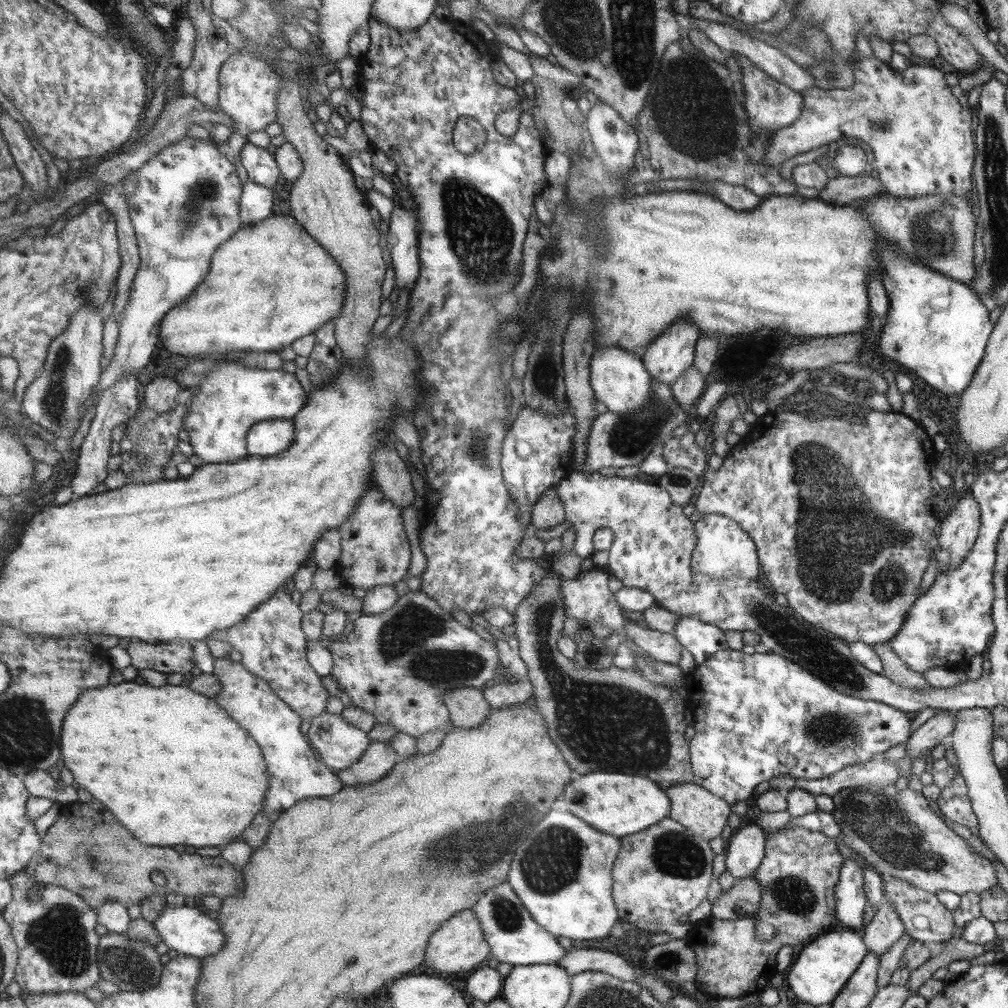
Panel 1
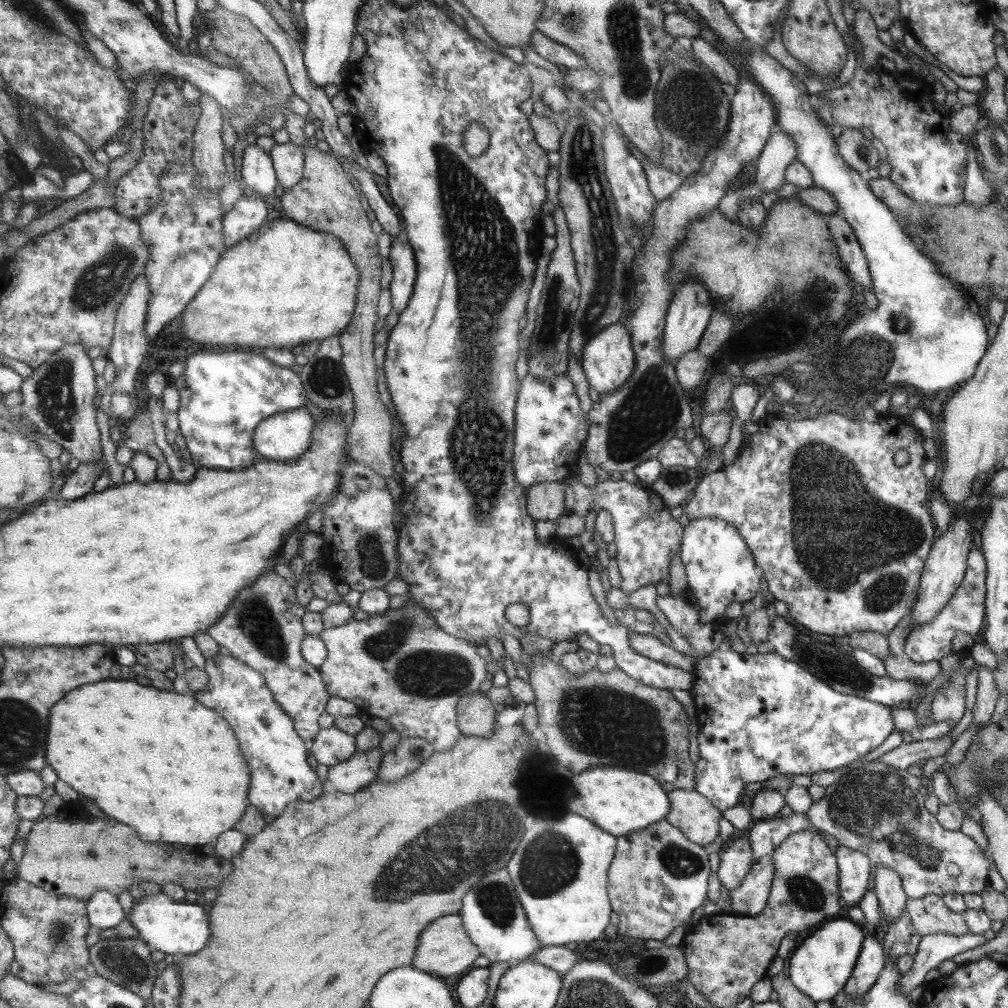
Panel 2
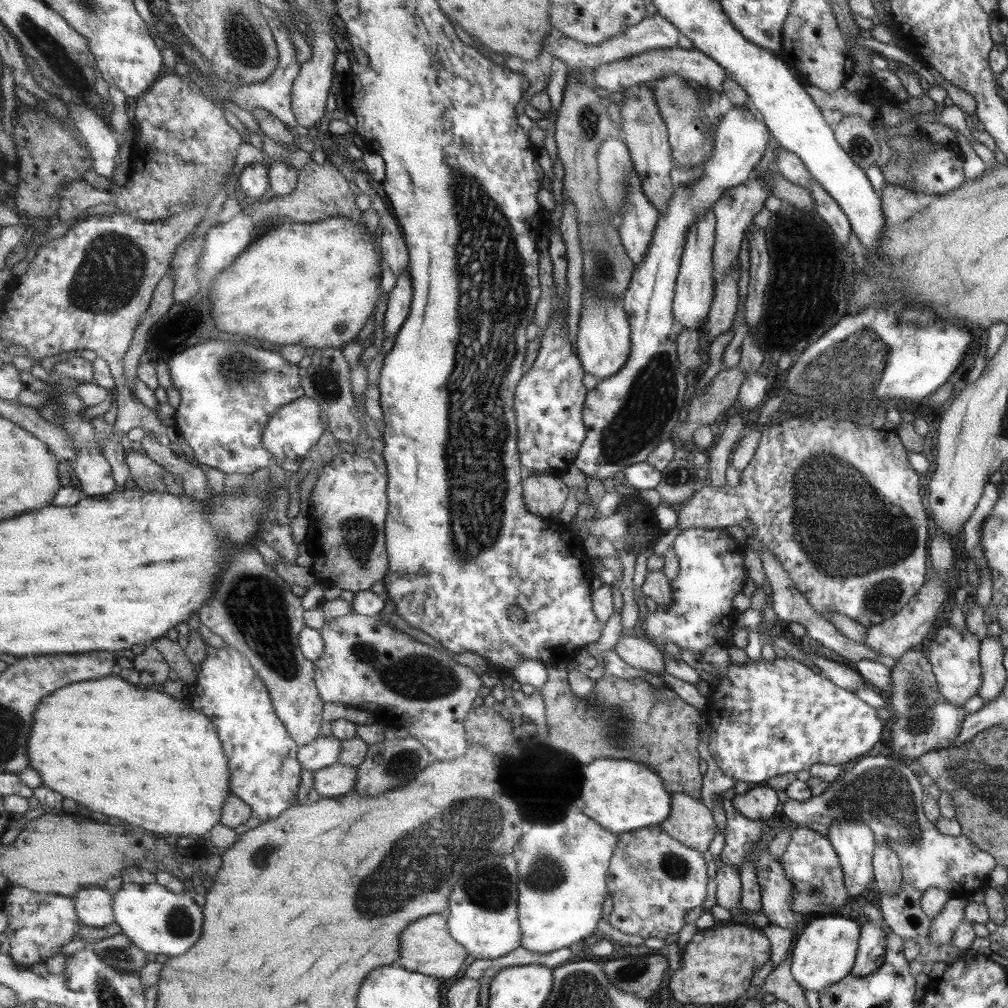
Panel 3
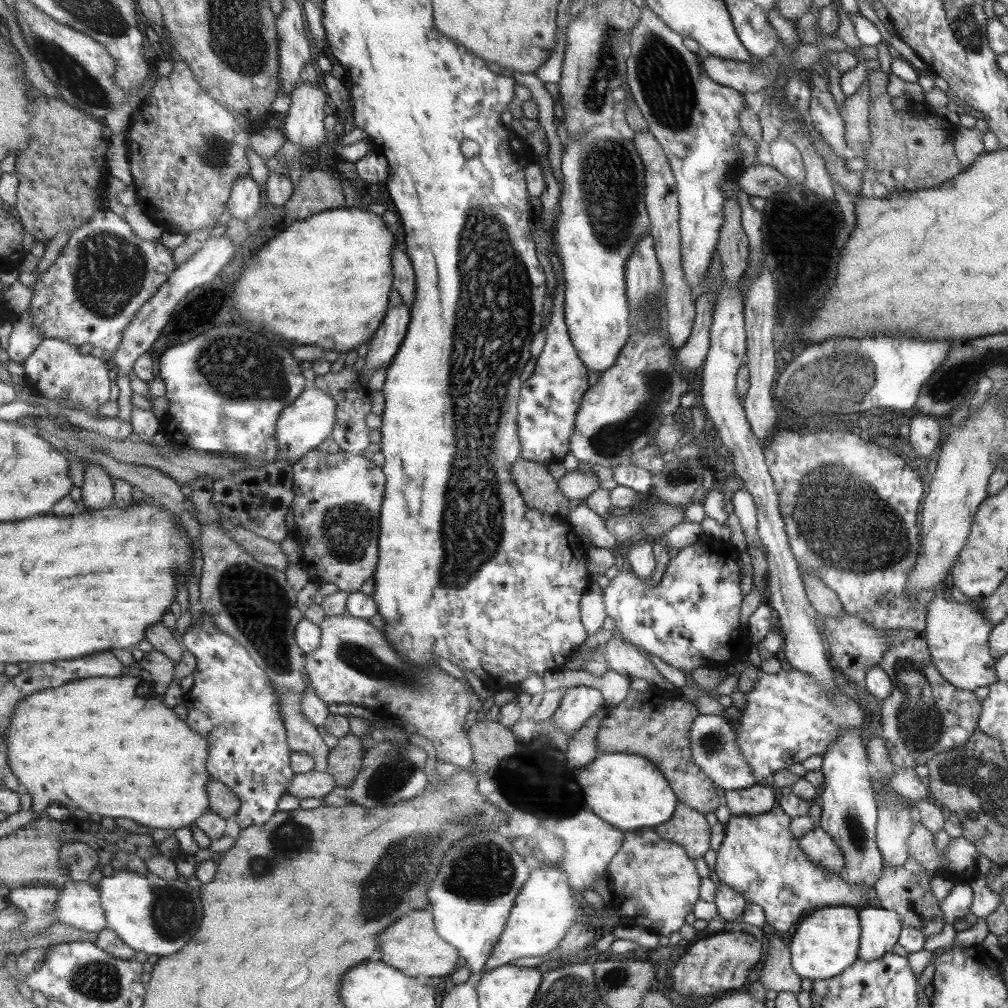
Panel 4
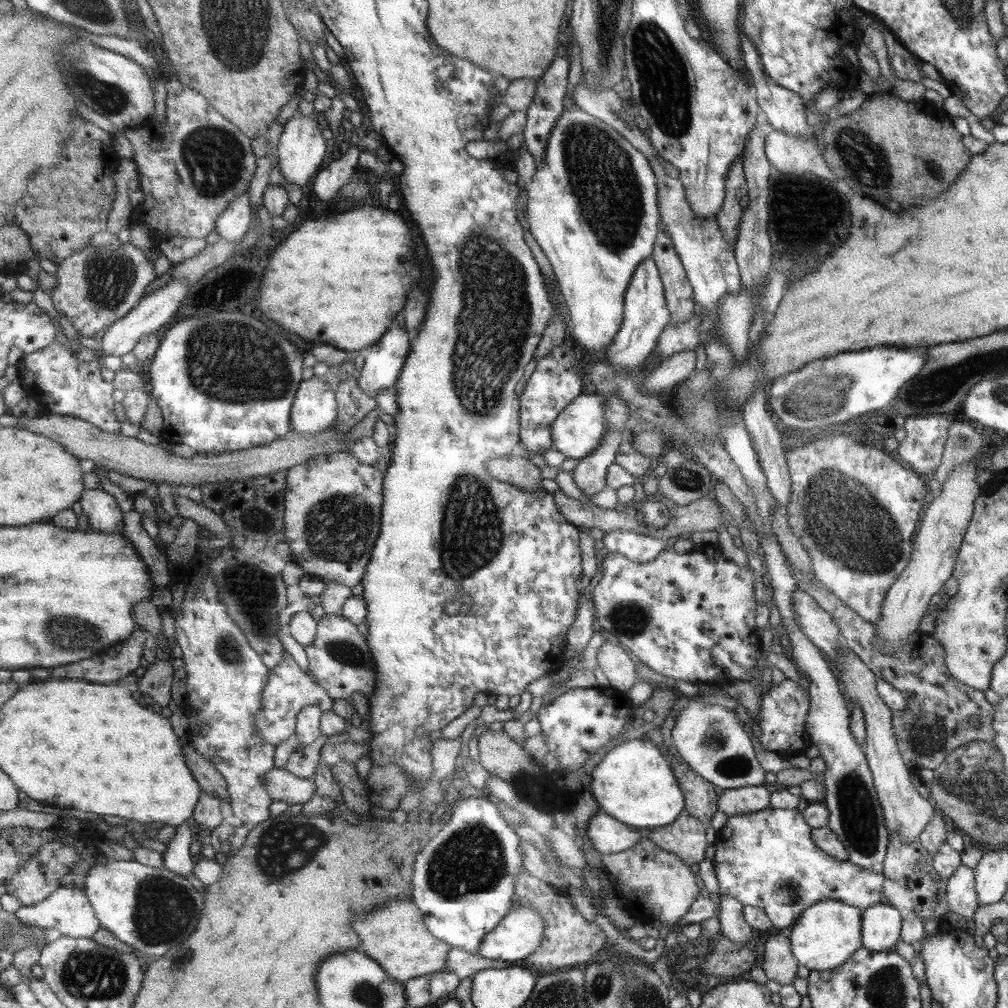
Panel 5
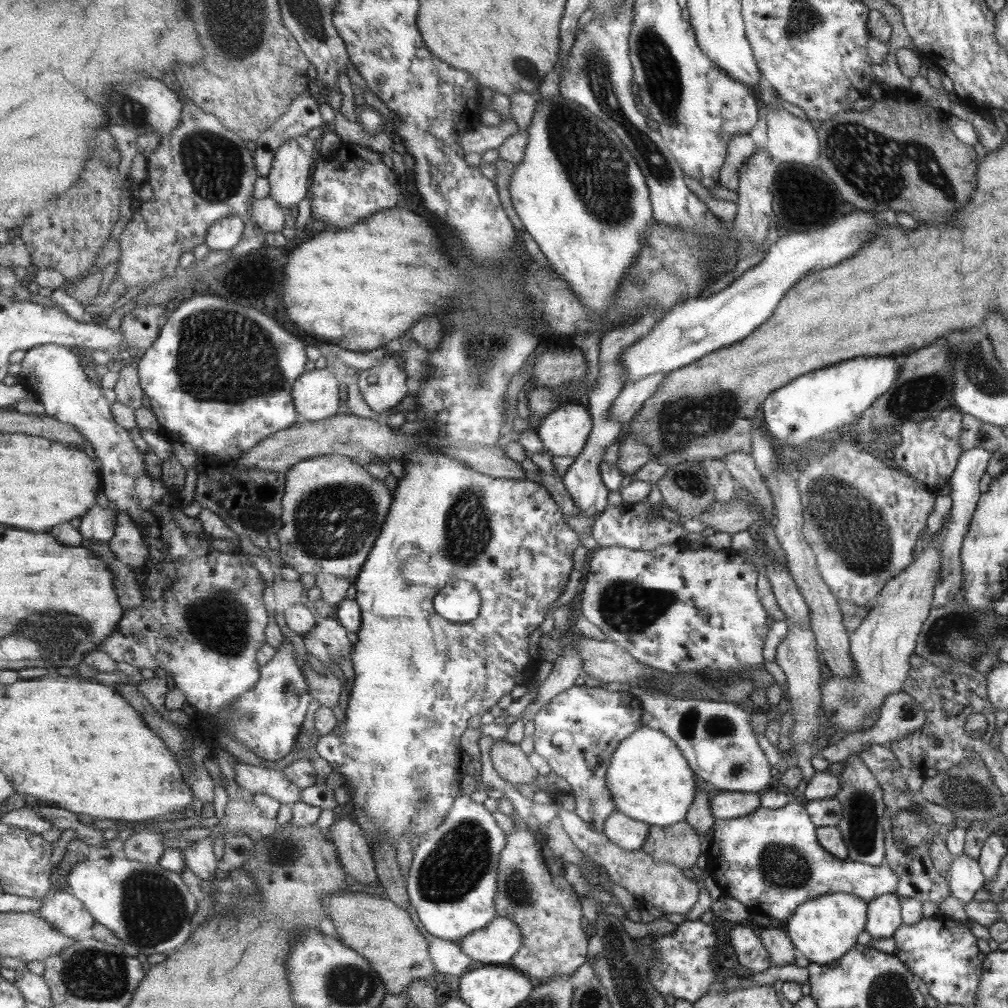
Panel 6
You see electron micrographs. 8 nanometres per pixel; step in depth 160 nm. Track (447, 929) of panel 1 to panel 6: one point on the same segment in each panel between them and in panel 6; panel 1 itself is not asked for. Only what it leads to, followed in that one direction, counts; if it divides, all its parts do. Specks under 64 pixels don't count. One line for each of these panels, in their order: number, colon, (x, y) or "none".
2: (444, 949)
3: (426, 946)
4: (411, 944)
5: (395, 935)
6: (377, 928)

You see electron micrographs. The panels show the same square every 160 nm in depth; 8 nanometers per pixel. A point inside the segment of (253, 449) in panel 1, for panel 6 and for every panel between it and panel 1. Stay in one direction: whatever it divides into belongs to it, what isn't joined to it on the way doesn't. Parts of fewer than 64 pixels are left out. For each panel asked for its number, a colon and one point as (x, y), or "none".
2: (283, 438)
3: (297, 427)
4: (306, 423)
5: (315, 410)
6: (316, 394)

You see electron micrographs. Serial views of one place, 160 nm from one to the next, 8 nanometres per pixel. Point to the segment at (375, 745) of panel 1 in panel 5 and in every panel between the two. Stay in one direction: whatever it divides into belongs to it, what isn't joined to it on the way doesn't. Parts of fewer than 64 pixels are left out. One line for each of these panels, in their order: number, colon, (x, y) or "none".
2: (353, 776)
3: (337, 780)
4: (314, 784)
5: (282, 784)

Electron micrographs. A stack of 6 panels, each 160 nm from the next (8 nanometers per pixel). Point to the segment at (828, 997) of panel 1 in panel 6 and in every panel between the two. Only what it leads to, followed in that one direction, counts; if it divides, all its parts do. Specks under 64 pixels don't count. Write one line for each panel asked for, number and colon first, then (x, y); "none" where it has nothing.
2: (819, 966)
3: (823, 953)
4: (823, 943)
5: (826, 934)
6: (823, 929)

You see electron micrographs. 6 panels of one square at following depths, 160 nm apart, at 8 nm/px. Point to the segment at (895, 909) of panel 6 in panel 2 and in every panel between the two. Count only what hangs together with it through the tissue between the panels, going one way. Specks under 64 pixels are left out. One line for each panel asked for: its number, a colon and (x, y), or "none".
2: (871, 959)
3: (872, 940)
4: (880, 928)
5: (881, 923)

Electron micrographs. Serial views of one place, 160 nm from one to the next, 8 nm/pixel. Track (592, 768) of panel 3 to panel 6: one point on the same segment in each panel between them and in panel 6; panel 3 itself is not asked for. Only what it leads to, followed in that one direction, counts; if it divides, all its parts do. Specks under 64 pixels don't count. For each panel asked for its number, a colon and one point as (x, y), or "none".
4: (627, 790)
5: (635, 784)
6: (651, 779)

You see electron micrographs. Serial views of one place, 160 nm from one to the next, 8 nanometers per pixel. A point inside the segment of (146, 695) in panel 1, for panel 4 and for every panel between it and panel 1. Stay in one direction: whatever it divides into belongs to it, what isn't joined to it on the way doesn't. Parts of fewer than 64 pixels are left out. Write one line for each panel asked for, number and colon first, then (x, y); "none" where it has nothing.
2: (124, 737)
3: (138, 754)
4: (93, 744)

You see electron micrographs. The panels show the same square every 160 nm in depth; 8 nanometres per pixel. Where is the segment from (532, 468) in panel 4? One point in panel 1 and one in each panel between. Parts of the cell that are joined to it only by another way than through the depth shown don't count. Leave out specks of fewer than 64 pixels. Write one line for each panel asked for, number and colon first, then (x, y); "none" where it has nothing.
1: (547, 511)
2: (545, 501)
3: (544, 494)

